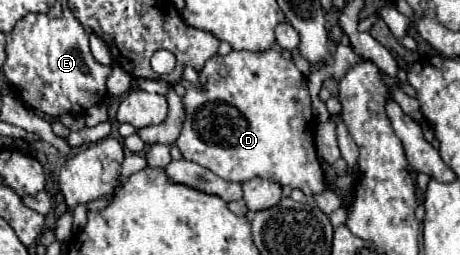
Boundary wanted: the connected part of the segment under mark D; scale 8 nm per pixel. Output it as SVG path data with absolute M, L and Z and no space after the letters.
M273 49L257 53L231 51L225 57L211 57L199 73L199 83L199 87L189 87L183 97L185 125L175 143L185 159L215 171L215 175L231 183L245 183L253 177L275 179L281 187L287 185L291 189L301 189L307 197L315 197L327 189L313 141L313 115L307 79L293 61Z

